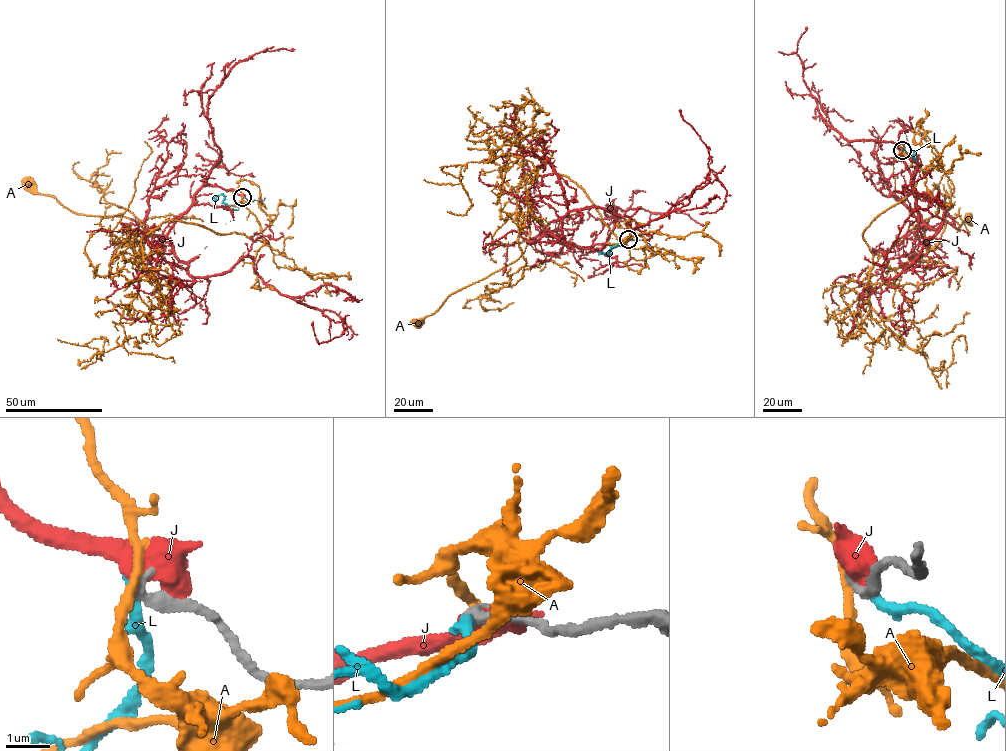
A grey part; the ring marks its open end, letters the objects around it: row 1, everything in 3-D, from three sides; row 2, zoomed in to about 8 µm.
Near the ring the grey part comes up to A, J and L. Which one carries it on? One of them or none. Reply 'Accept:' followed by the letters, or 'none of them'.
Accept: none of them

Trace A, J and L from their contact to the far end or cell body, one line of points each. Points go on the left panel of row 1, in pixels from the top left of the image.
A: (242, 196), (268, 243), (171, 220), (142, 237), (147, 225), (121, 216), (75, 213), (28, 181)
J: (243, 197), (201, 186), (173, 252), (195, 277), (249, 256), (343, 334), (318, 343), (313, 321)
L: (242, 197), (240, 204), (234, 206), (222, 202), (222, 194), (216, 196), (216, 201)

